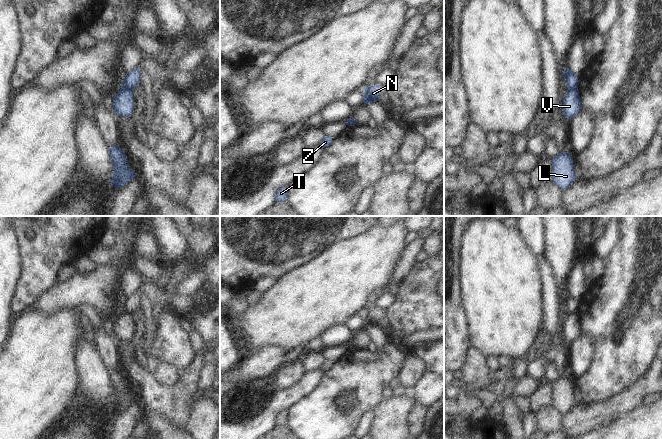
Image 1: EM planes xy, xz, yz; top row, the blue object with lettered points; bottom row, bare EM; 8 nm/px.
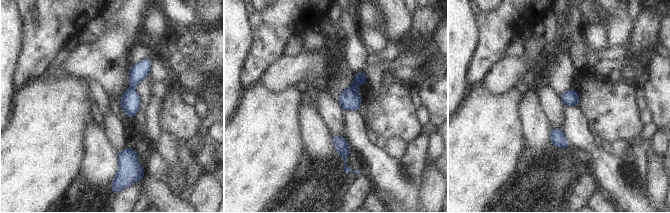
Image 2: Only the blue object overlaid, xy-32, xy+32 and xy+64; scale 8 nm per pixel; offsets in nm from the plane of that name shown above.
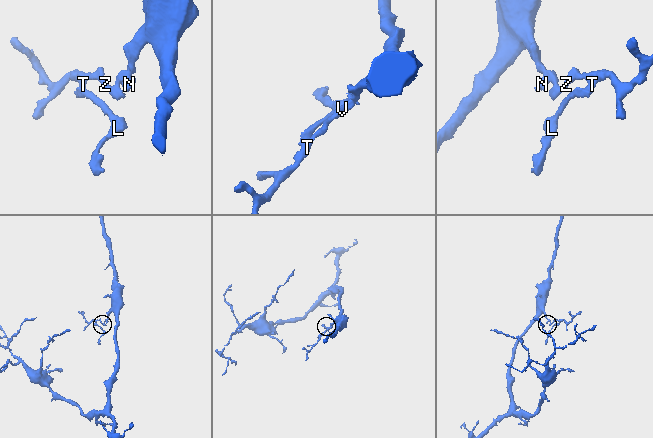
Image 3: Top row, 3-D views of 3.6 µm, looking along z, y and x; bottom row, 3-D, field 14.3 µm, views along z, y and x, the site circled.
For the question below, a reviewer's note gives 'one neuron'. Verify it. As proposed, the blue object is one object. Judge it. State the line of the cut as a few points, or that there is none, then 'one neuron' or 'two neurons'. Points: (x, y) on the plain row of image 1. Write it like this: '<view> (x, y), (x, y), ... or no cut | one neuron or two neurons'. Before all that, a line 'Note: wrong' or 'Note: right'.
Note: wrong
xy (122, 311), (131, 314) | two neurons

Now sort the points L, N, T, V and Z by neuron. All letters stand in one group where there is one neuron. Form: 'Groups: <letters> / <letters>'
Groups: L T V Z / N

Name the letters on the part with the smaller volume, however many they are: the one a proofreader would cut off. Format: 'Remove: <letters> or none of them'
Remove: L, T, V, Z

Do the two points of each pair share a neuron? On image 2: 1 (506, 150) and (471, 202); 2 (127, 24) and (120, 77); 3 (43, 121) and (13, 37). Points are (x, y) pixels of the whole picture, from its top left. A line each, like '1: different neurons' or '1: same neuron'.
1: same neuron
2: same neuron
3: different neurons

